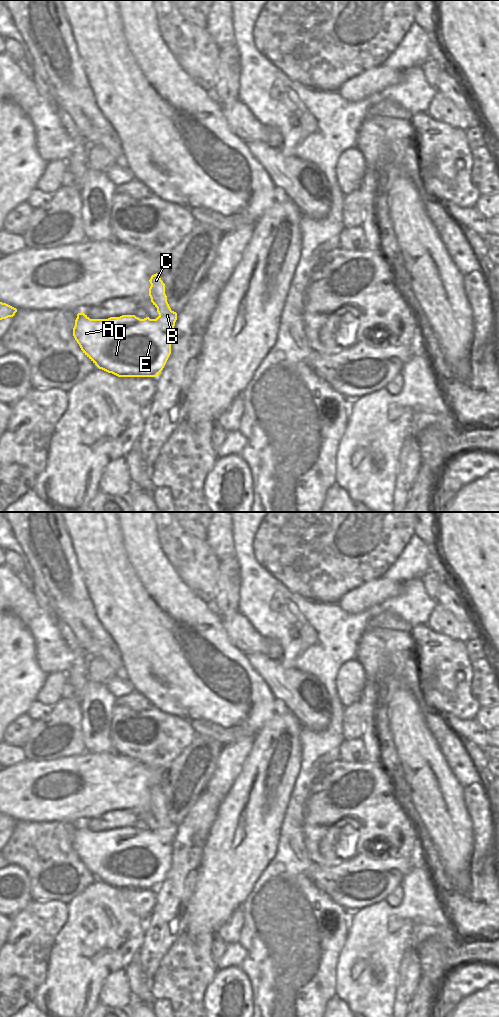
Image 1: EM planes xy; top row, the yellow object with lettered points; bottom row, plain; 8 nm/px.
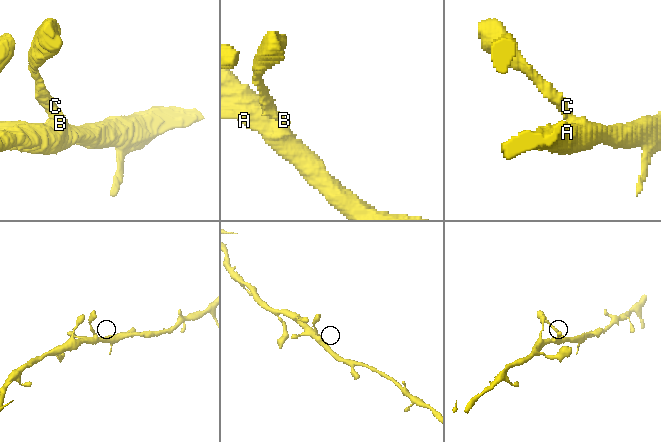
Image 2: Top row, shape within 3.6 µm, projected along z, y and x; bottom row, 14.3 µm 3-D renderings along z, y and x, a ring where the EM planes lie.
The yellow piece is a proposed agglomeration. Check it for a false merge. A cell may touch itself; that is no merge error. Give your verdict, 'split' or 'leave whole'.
leave whole

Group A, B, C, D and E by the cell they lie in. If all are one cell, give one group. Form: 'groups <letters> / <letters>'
groups A B C D E

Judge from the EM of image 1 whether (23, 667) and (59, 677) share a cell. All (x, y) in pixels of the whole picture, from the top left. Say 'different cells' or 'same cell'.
different cells

